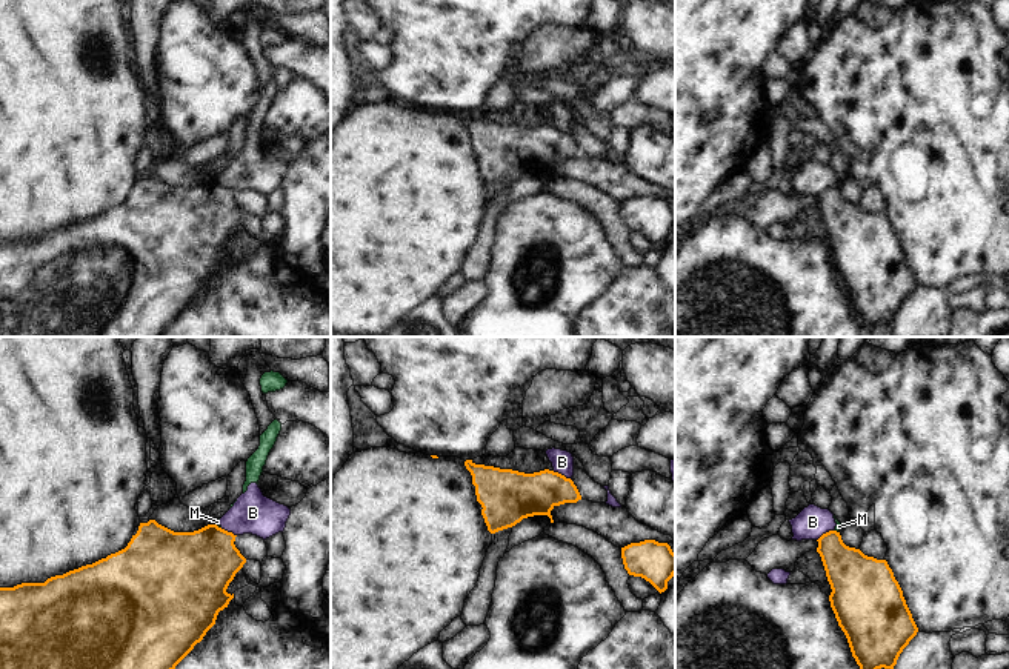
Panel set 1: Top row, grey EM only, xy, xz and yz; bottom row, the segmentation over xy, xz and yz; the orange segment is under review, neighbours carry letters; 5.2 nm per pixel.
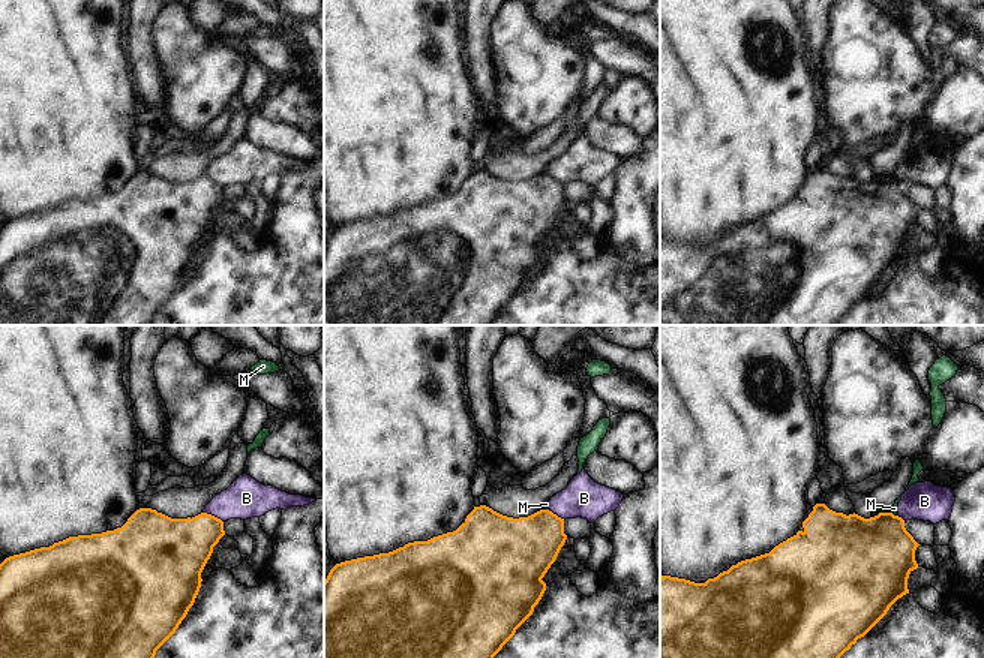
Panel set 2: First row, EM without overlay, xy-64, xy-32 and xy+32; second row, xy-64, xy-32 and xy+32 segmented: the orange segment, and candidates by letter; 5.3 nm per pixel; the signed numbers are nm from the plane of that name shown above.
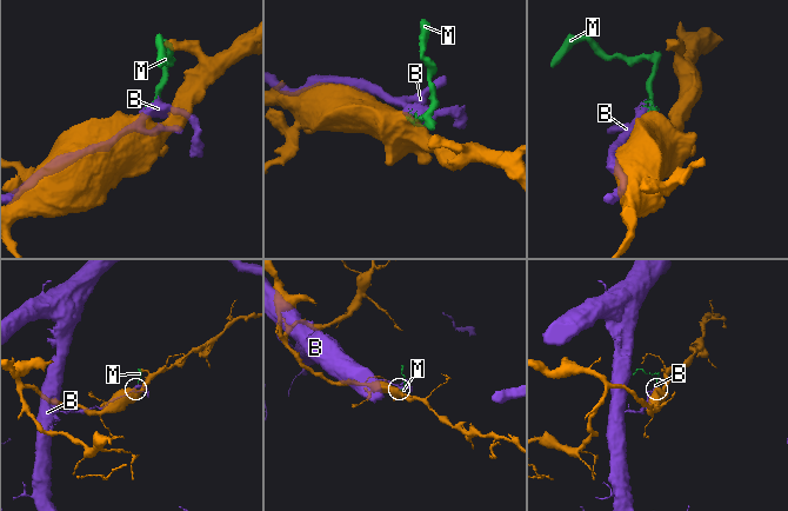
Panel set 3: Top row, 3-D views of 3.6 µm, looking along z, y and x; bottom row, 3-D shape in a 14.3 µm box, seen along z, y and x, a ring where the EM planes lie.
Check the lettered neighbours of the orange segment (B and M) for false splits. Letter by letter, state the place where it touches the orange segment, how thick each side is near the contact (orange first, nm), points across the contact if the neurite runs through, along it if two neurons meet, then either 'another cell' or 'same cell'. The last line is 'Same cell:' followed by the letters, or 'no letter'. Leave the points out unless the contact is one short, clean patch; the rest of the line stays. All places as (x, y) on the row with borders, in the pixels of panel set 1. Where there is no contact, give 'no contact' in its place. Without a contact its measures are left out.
B: xz (562, 475) | 240/110 nm | another cell
M: xy (217, 526) | 380/20 nm | along xy (216, 523), (220, 528) | another cell
Same cell: no letter

